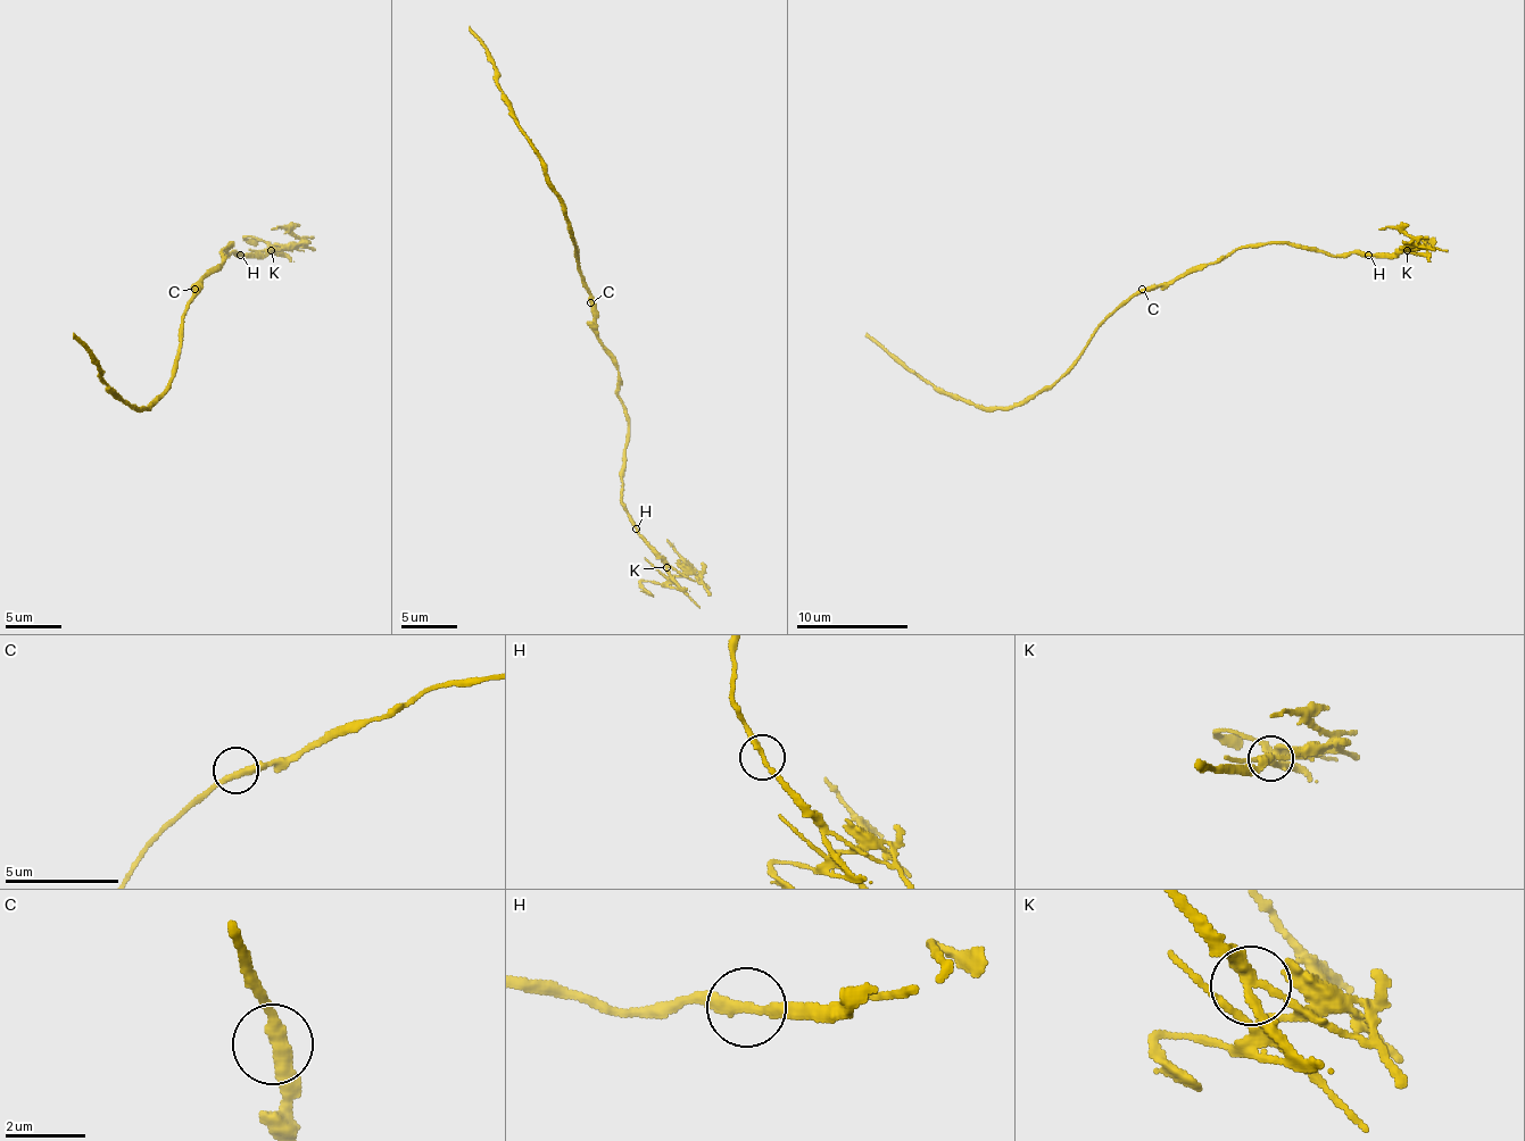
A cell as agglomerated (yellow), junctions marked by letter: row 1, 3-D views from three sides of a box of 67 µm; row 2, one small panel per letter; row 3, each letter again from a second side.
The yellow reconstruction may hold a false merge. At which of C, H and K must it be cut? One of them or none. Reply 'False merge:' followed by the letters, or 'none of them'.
False merge: K

